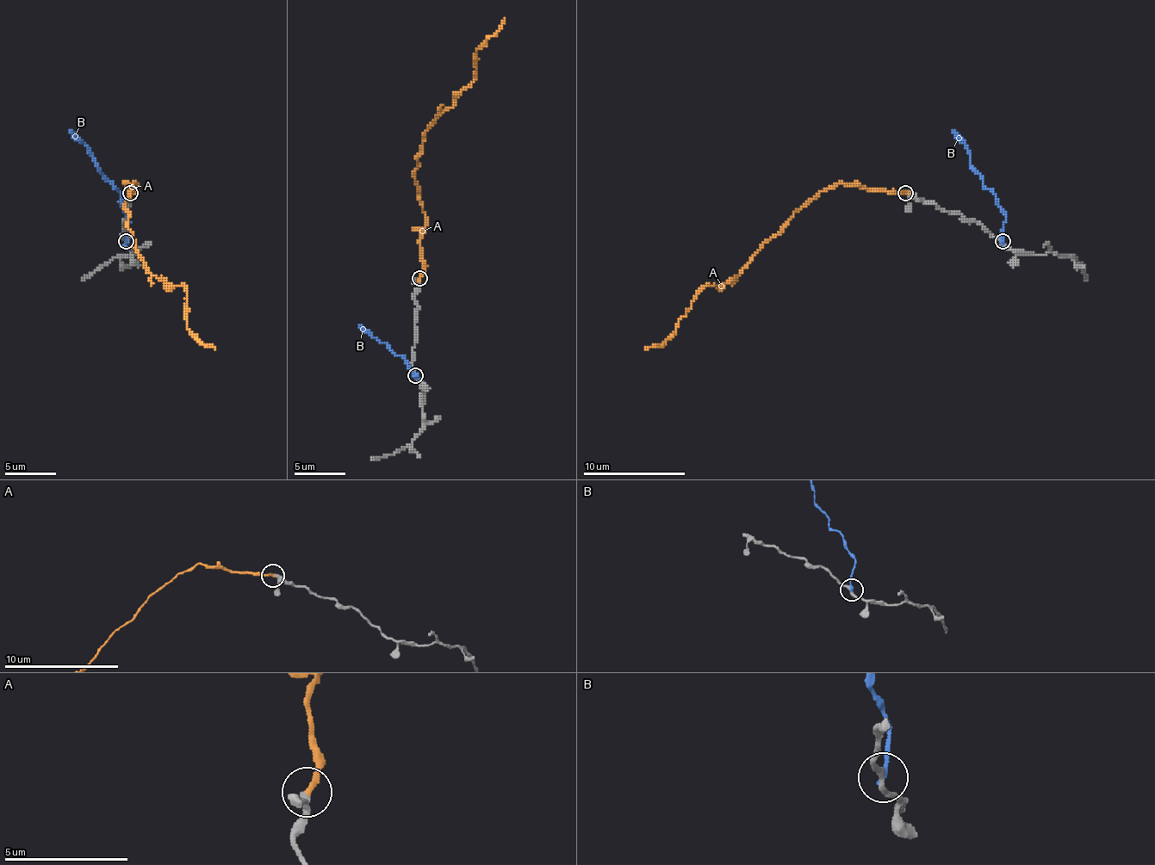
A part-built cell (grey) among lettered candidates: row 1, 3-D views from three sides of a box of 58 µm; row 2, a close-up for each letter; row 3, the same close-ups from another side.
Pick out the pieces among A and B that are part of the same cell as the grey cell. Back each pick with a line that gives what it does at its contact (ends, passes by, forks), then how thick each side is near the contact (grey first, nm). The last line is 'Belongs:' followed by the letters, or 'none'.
A: It ends there. Thickness 200 nm (grey) against 240 nm
Belongs: A

